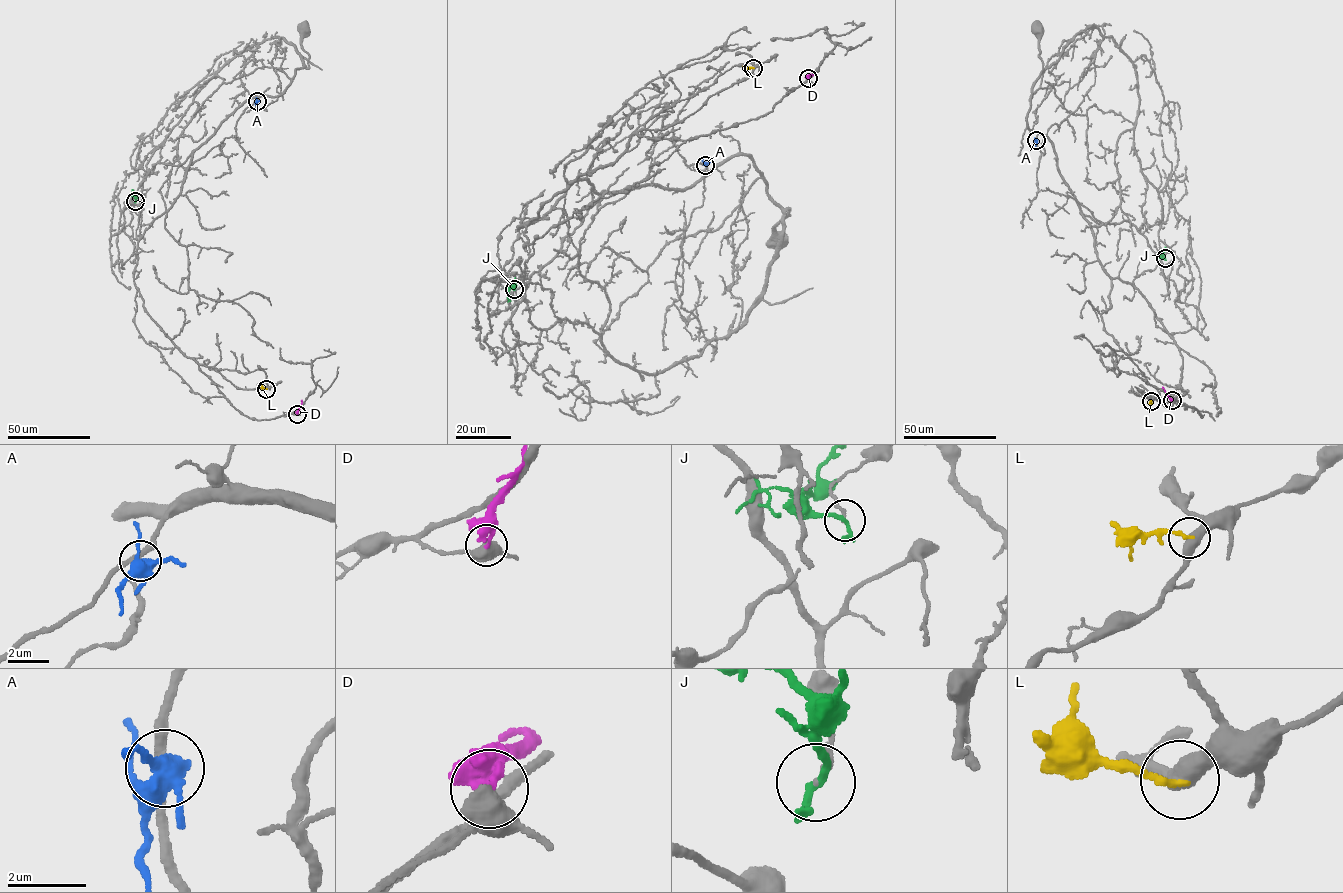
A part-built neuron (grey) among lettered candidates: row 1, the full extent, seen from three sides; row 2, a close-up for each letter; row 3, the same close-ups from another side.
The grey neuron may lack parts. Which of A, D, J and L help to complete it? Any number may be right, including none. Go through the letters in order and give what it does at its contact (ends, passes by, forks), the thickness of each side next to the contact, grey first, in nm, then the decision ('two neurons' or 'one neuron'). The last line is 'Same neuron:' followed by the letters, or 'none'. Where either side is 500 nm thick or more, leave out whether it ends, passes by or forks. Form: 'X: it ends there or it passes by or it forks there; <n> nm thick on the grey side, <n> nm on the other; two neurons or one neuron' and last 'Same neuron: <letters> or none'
A: it forks there; 240 nm thick on the grey side, 400 nm on the other; two neurons
D: 550 nm thick on the grey side, 160 nm on the other; two neurons
J: it ends there; 140 nm thick on the grey side, 240 nm on the other; two neurons
L: it ends there; 460 nm thick on the grey side, 170 nm on the other; two neurons
Same neuron: none

